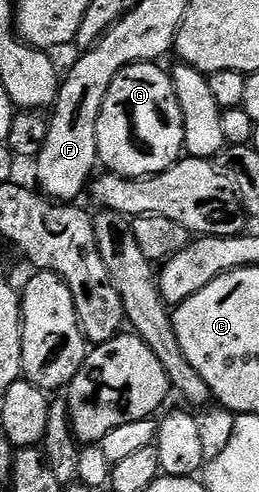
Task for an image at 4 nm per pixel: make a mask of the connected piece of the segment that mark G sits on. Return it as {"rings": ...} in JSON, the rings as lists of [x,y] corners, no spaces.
{"rings":[[[158,62],[129,65],[113,77],[113,85],[105,93],[105,105],[97,117],[97,153],[110,174],[144,179],[168,171],[184,154],[181,105],[170,74],[159,66]]]}

